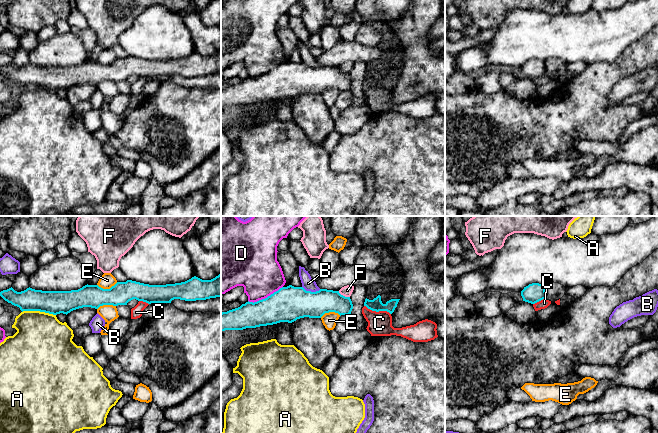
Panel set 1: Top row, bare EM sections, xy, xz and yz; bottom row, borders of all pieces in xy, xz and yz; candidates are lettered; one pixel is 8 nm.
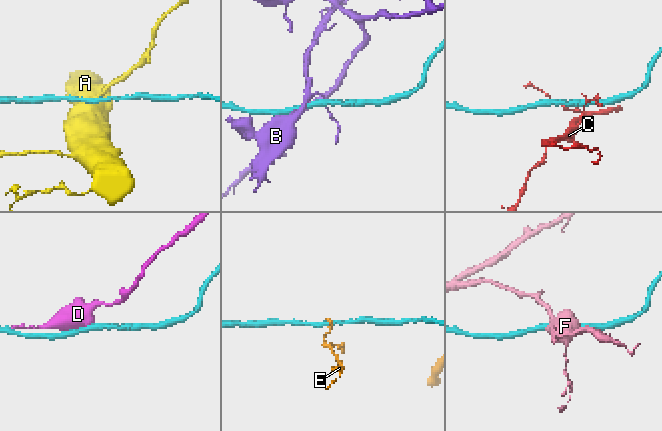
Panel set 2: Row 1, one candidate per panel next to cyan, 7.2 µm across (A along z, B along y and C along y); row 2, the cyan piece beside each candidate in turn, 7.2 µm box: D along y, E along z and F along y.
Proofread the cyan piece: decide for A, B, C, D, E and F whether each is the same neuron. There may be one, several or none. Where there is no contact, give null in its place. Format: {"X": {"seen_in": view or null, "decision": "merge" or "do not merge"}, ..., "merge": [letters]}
{"A": {"seen_in": "xy", "decision": "do not merge"}, "B": {"seen_in": "xz", "decision": "do not merge"}, "C": {"seen_in": "xz", "decision": "do not merge"}, "D": {"seen_in": "xz", "decision": "do not merge"}, "E": {"seen_in": "xy", "decision": "do not merge"}, "F": {"seen_in": "xz", "decision": "do not merge"}, "merge": []}

